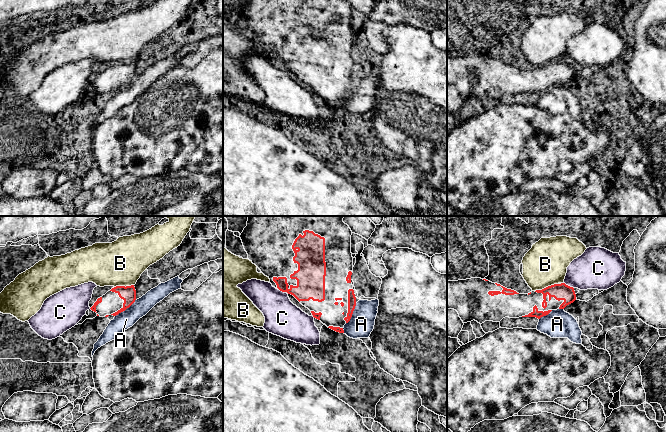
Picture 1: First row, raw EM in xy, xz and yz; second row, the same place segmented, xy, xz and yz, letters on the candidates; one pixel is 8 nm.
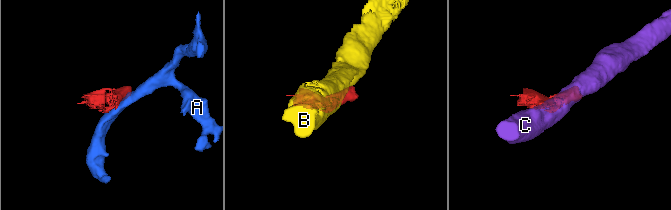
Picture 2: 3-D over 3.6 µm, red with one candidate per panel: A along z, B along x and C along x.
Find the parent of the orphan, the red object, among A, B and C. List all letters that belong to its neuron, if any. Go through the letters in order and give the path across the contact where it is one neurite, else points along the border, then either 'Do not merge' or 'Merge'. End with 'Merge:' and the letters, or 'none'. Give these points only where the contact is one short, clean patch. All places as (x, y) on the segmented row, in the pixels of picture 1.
A: Boundary: xy (135, 299), (128, 307), (115, 316). Do not merge
B: Do not merge
C: Do not merge
Merge: none

